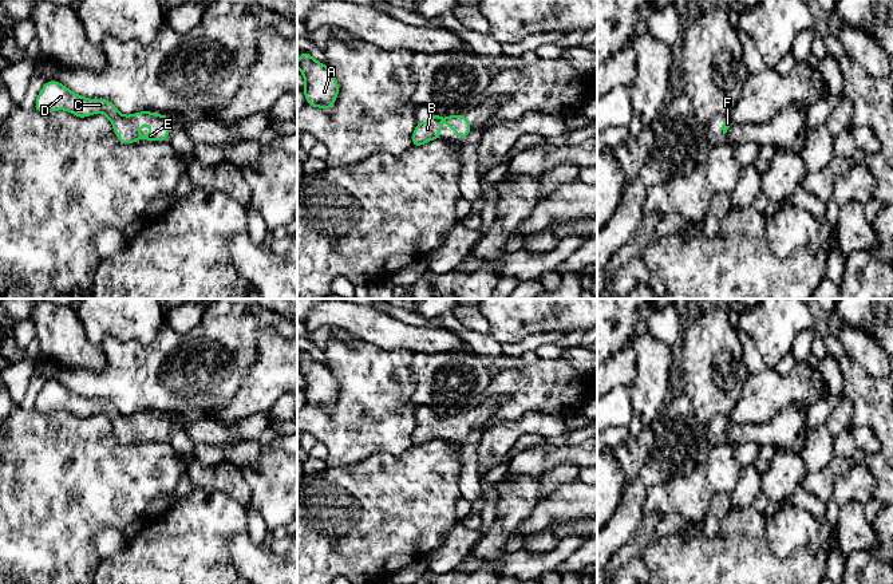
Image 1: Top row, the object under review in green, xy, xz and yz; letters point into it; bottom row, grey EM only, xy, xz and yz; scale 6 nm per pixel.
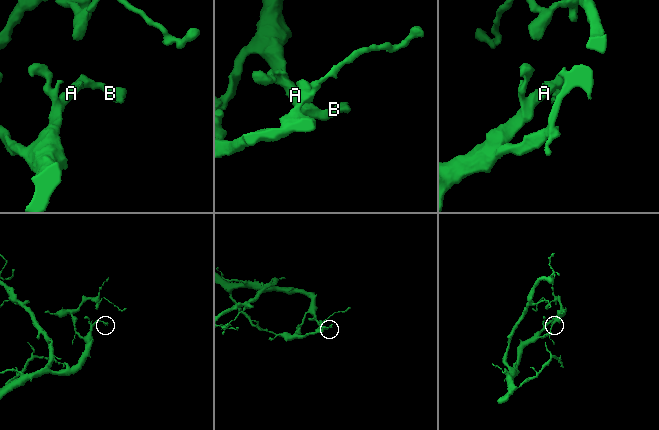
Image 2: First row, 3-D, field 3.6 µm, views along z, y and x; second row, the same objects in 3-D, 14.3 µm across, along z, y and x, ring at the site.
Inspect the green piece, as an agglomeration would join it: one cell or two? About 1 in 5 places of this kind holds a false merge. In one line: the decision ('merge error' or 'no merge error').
no merge error

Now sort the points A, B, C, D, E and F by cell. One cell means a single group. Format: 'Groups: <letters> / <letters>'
Groups: A B C D E F

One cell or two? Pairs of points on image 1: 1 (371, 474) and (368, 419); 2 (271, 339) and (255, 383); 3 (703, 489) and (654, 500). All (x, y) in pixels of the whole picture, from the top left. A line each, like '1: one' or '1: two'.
1: two
2: one
3: one

